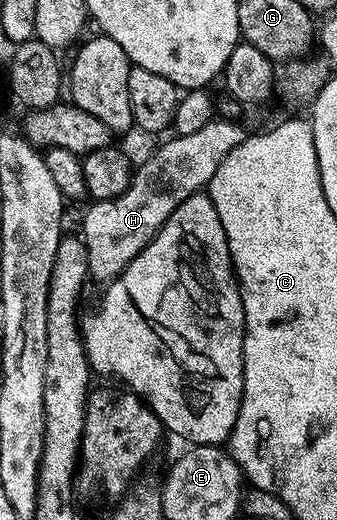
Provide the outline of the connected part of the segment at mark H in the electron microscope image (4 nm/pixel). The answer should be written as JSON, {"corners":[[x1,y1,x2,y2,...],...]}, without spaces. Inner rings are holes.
{"corners":[[213,120,201,128,198,132,193,132,193,136,171,136,171,139,144,164,136,169,133,174,131,187,117,198,110,198,105,202,92,201,91,207,87,210,87,215,83,218,83,235,81,241,87,250,87,268,92,279,95,278,102,284,110,284,116,278,121,277,127,270,131,262,135,261,145,247,159,235,159,229,173,216,173,212,179,206,184,205,187,199,194,194,206,191,210,187,213,176,217,168,237,148,244,140,245,133,235,120]]}

